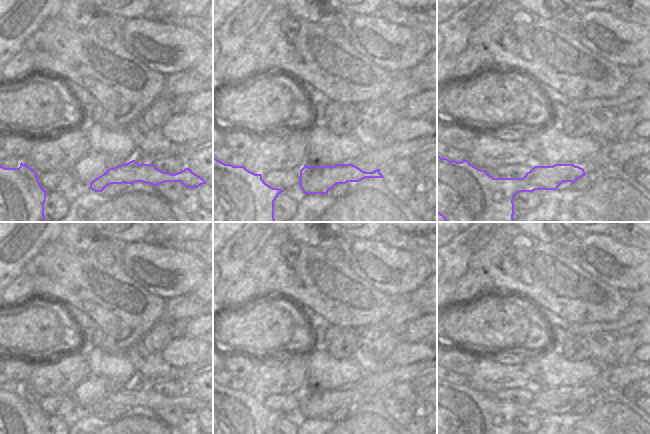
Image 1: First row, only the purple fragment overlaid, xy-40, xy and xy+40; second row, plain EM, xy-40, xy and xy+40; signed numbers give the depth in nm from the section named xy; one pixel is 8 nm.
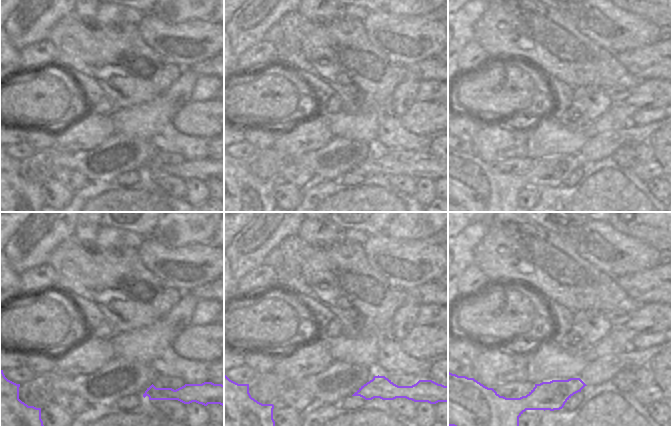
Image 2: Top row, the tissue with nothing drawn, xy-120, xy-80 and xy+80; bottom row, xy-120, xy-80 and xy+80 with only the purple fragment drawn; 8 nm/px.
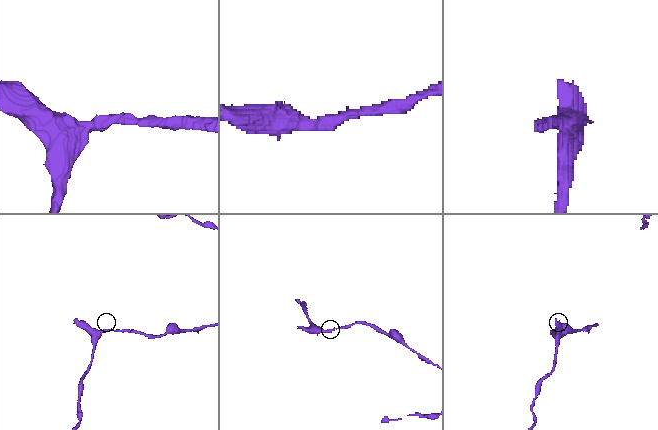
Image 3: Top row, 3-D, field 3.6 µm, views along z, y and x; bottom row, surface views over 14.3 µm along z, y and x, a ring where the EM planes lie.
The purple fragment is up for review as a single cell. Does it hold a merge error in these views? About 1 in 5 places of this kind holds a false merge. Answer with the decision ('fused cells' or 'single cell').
single cell

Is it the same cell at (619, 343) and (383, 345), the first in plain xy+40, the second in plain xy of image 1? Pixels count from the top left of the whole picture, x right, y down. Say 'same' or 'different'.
same

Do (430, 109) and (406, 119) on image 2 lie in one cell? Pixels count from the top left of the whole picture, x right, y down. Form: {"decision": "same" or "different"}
{"decision": "same"}

